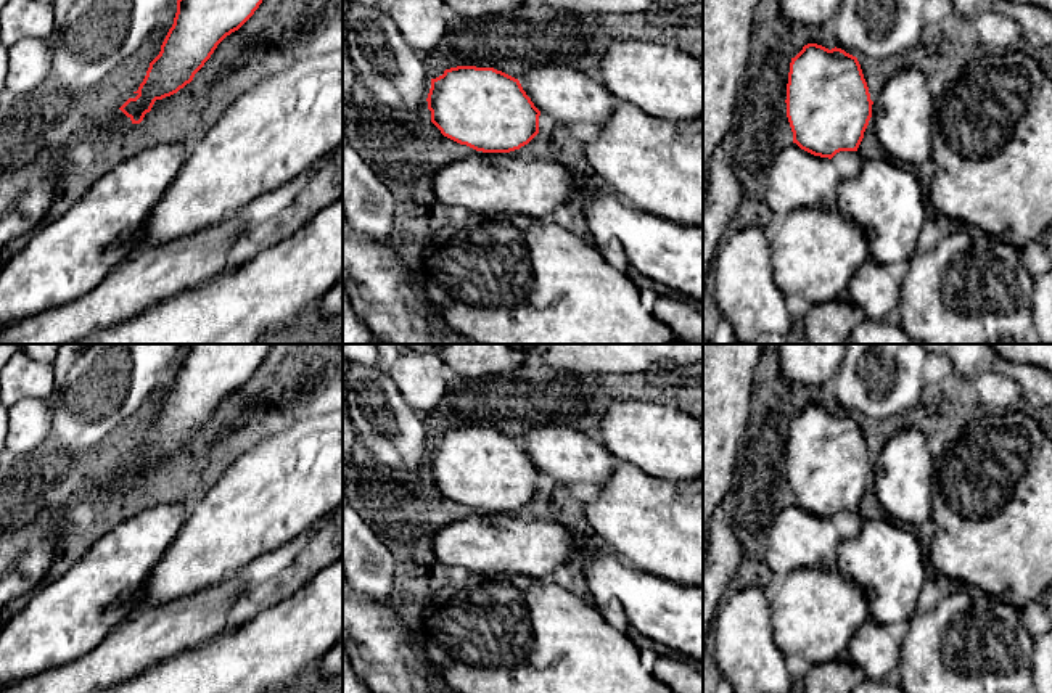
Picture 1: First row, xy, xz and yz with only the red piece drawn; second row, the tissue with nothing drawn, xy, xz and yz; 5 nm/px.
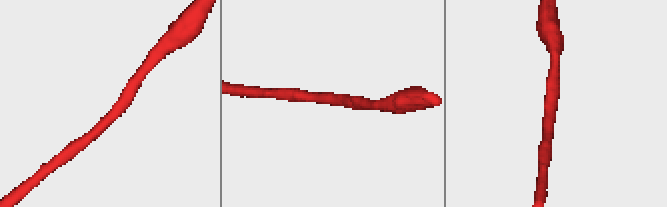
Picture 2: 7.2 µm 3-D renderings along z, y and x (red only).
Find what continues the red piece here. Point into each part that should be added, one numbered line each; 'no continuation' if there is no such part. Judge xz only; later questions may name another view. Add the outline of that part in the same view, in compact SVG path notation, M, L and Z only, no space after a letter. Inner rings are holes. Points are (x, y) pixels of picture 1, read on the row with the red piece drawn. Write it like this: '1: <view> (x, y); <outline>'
no continuation

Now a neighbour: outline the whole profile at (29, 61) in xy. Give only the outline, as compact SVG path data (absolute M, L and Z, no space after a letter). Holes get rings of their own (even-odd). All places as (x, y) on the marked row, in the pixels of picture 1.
M21 39L8 48L5 92L26 95L50 76L51 51L47 39Z

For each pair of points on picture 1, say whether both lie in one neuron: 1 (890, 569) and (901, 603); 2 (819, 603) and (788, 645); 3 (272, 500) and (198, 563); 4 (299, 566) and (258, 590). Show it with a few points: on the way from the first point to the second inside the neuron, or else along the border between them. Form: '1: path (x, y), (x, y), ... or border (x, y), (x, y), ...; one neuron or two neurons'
1: path (890, 578), (890, 592), (893, 595); one neuron
2: path (814, 613), (793, 635); one neuron
3: path (254, 508), (216, 545); one neuron
4: path (290, 576), (275, 590), (267, 590); one neuron

